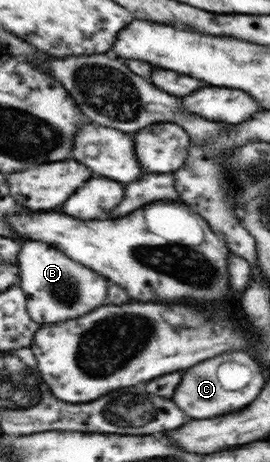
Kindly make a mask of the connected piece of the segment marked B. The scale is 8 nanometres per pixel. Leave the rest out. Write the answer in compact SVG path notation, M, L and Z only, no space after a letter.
M22 242L18 265L22 278L19 285L28 296L27 310L35 322L53 324L73 320L105 304L106 291L109 290L106 277L43 242Z

